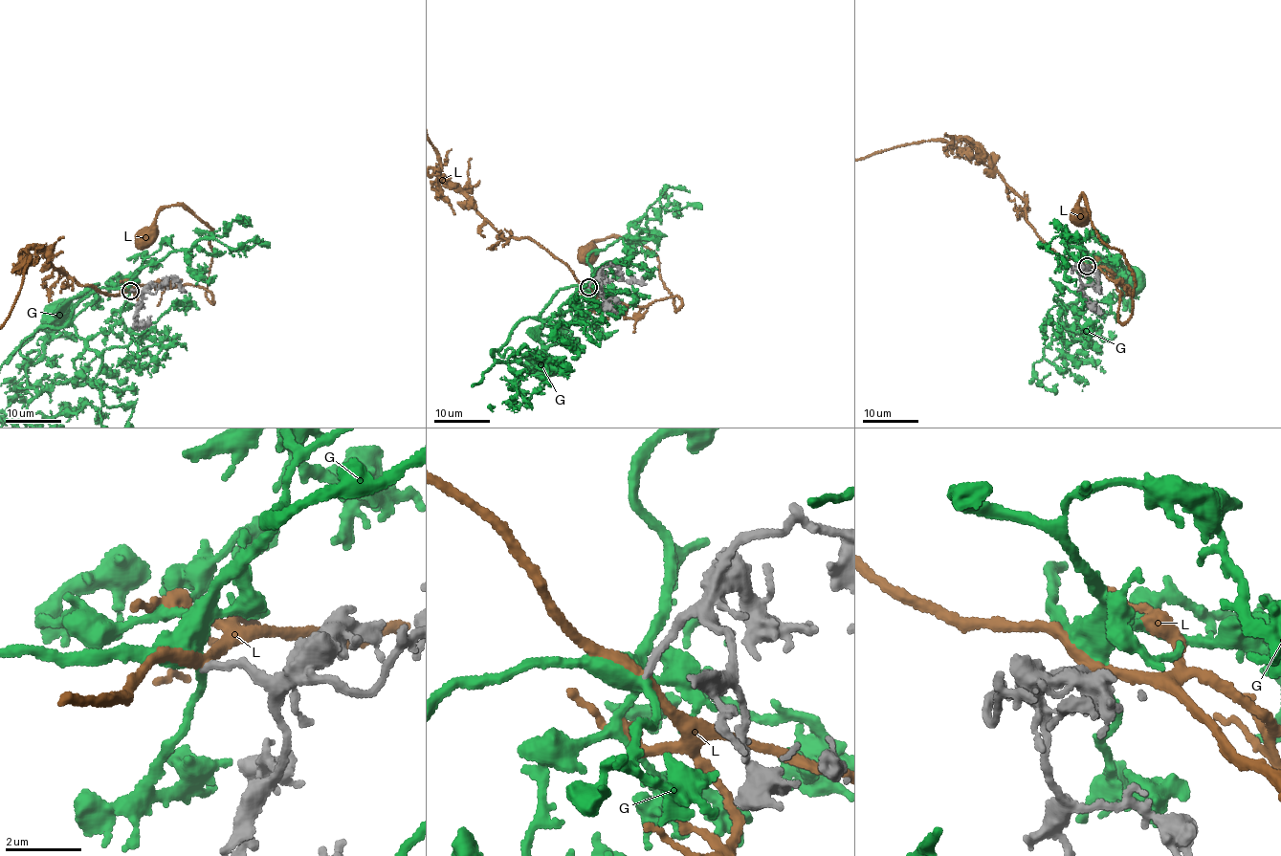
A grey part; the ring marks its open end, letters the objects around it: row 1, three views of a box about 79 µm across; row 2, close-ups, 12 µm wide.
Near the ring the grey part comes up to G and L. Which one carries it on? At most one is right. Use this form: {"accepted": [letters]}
{"accepted": ["G"]}

